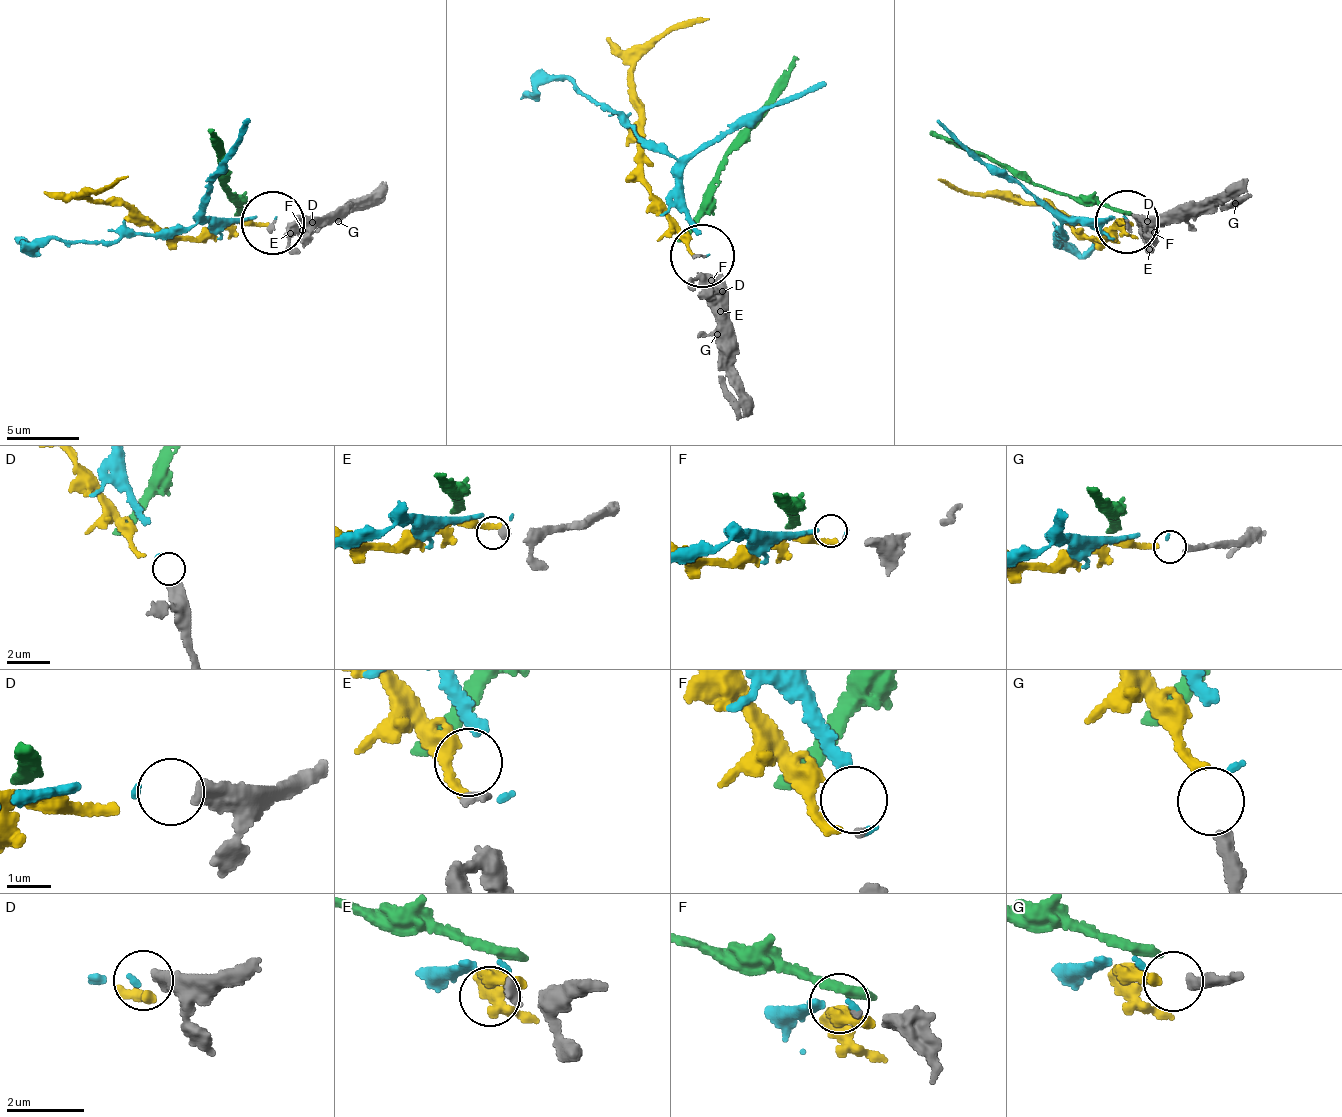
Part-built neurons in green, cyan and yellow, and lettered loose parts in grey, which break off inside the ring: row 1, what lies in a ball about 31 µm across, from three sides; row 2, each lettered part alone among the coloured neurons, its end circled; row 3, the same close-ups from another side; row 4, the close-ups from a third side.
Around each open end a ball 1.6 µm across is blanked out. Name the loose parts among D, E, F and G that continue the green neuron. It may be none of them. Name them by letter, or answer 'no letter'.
no letter

